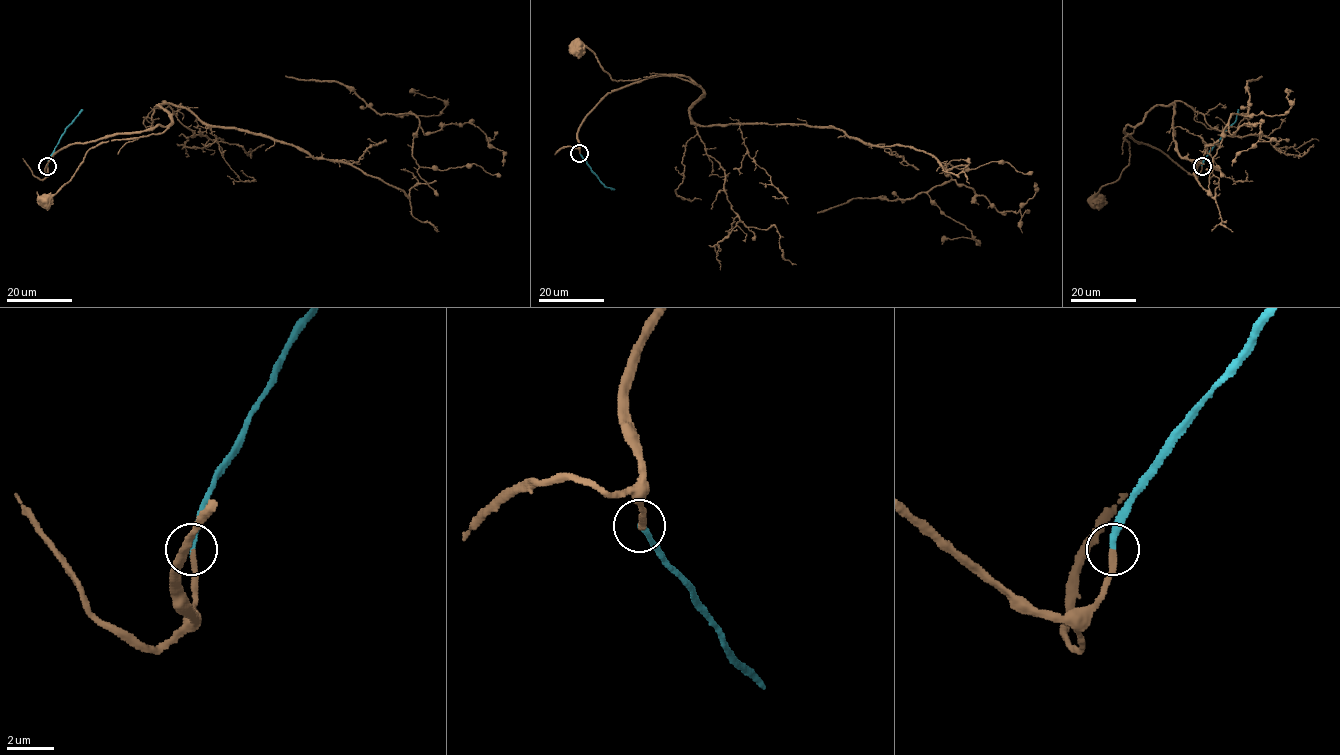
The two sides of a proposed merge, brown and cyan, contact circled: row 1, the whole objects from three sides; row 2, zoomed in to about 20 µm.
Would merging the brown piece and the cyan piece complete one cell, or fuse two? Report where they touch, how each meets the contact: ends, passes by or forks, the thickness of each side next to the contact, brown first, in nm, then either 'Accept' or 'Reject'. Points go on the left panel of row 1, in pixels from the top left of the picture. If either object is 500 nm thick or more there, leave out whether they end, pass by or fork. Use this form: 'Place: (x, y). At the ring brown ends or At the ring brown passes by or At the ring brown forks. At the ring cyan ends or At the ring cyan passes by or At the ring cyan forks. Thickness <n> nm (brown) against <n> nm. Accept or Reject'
Place: (47, 166). At the ring brown ends. At the ring cyan ends. Thickness 280 nm (brown) against 260 nm. Accept

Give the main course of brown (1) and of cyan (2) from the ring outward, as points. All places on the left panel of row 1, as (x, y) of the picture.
1: (47, 166), (47, 175), (46, 165), (73, 143), (167, 128), (92, 146), (70, 180), (46, 202)
2: (47, 166), (62, 134), (82, 109)

